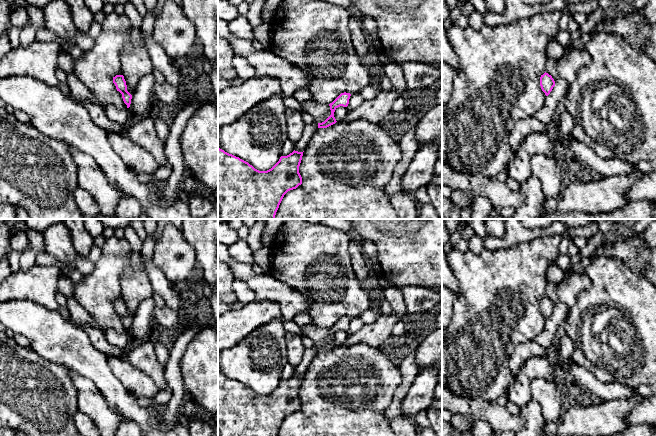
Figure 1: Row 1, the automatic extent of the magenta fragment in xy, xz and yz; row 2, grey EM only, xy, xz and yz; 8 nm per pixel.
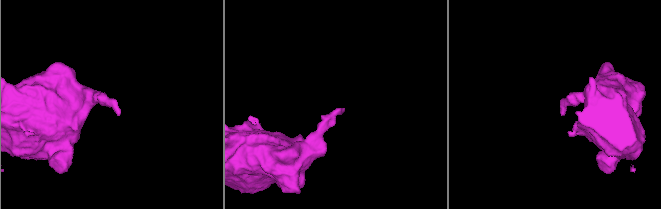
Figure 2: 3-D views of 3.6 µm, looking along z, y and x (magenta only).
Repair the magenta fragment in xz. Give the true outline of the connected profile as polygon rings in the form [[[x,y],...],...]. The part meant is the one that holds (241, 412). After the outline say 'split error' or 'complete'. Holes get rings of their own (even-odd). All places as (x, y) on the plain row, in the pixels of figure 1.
[[[218,372],[218,436],[277,436],[284,419],[302,408],[299,390],[303,376],[293,375],[281,380],[279,385],[267,395],[259,395],[248,386]]] | complete

